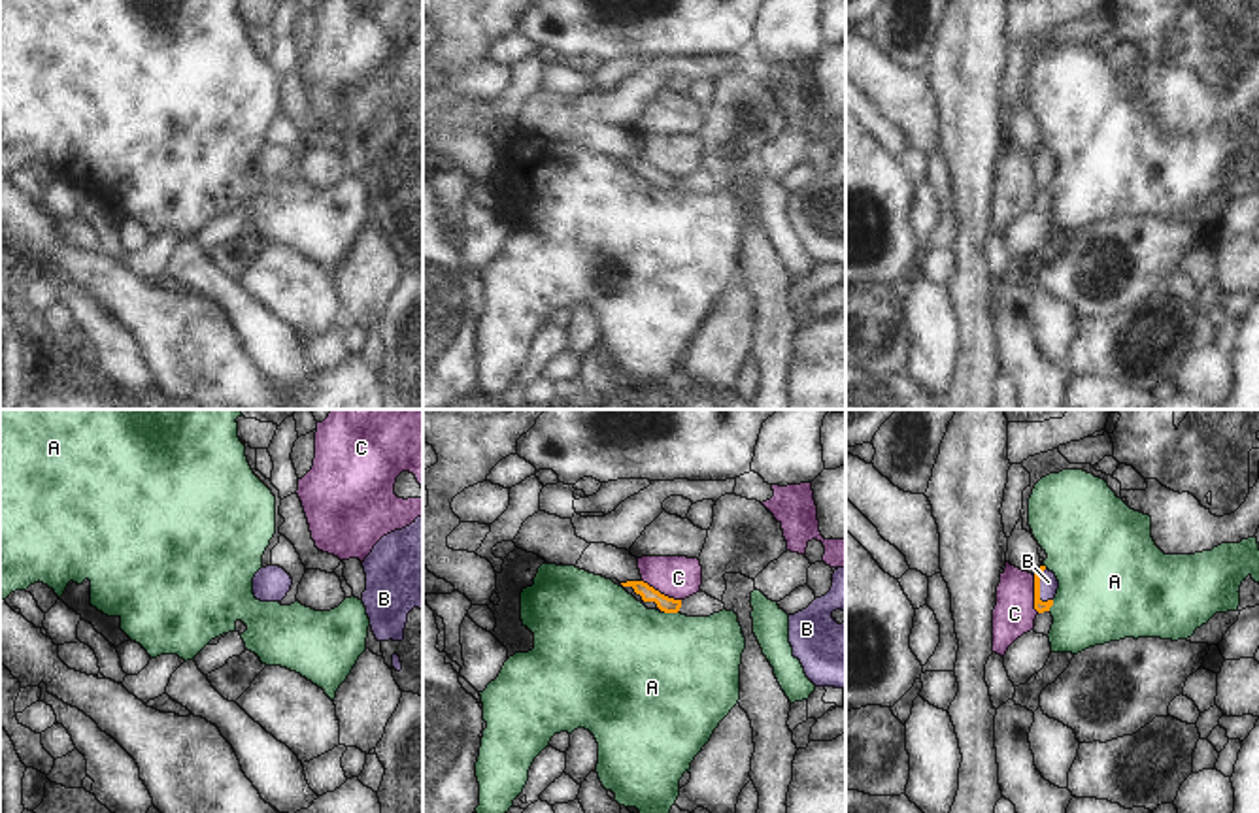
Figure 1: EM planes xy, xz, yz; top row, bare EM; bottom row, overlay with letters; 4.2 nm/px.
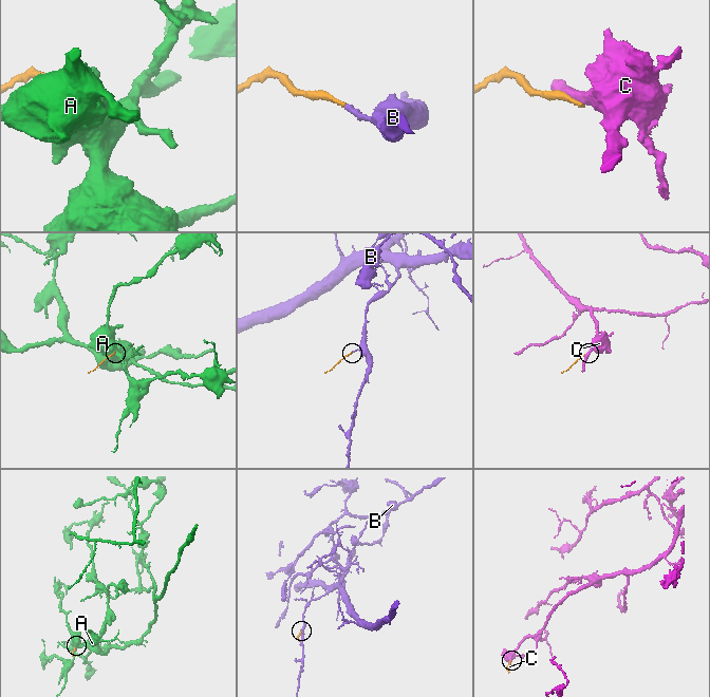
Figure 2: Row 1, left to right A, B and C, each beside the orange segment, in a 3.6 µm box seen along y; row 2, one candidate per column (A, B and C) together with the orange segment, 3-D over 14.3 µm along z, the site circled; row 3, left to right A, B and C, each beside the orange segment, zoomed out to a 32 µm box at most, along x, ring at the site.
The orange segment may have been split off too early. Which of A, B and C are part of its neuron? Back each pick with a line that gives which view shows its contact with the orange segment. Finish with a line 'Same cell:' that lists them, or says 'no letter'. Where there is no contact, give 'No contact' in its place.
B: Touches orange in yz
Same cell: B

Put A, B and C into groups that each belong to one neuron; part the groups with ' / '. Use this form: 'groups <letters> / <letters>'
groups A / B / C

